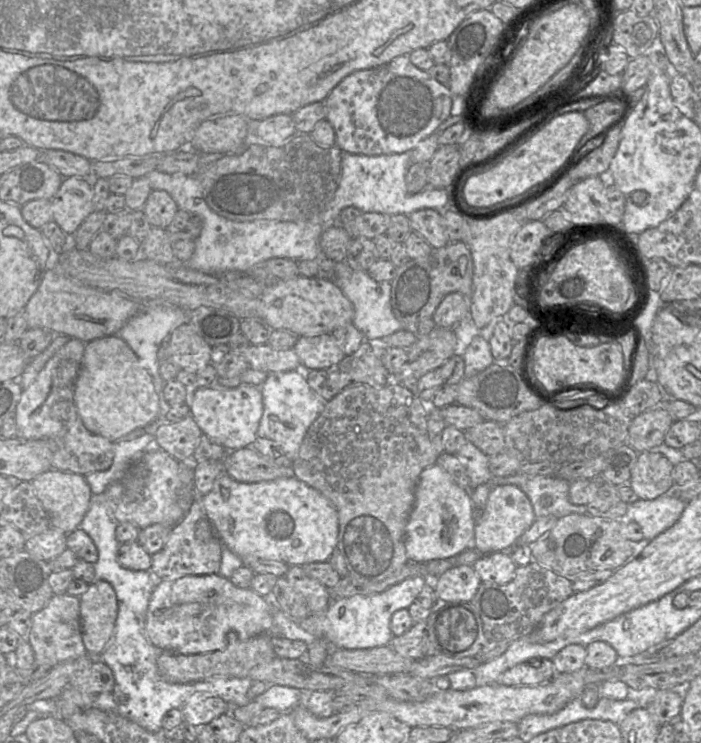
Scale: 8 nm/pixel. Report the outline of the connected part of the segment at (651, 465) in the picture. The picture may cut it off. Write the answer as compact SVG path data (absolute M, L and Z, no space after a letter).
M639 453L629 483L639 499L654 499L673 492L674 464L662 453Z

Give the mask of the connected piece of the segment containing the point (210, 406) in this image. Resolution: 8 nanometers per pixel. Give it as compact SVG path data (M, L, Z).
M241 385L230 389L197 387L193 392L187 390L186 403L202 433L228 452L247 447L256 439L263 414L263 398L259 386Z

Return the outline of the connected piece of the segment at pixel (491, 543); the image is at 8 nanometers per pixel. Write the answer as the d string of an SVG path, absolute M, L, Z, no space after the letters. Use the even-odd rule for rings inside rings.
M513 484L494 486L490 490L485 507L476 515L473 548L483 555L508 551L535 519L531 501L522 489Z

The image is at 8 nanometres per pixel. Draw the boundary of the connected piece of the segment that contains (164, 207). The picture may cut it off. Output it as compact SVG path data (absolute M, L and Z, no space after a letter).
M154 190L148 196L142 211L153 228L167 229L179 211L177 203L166 191Z

